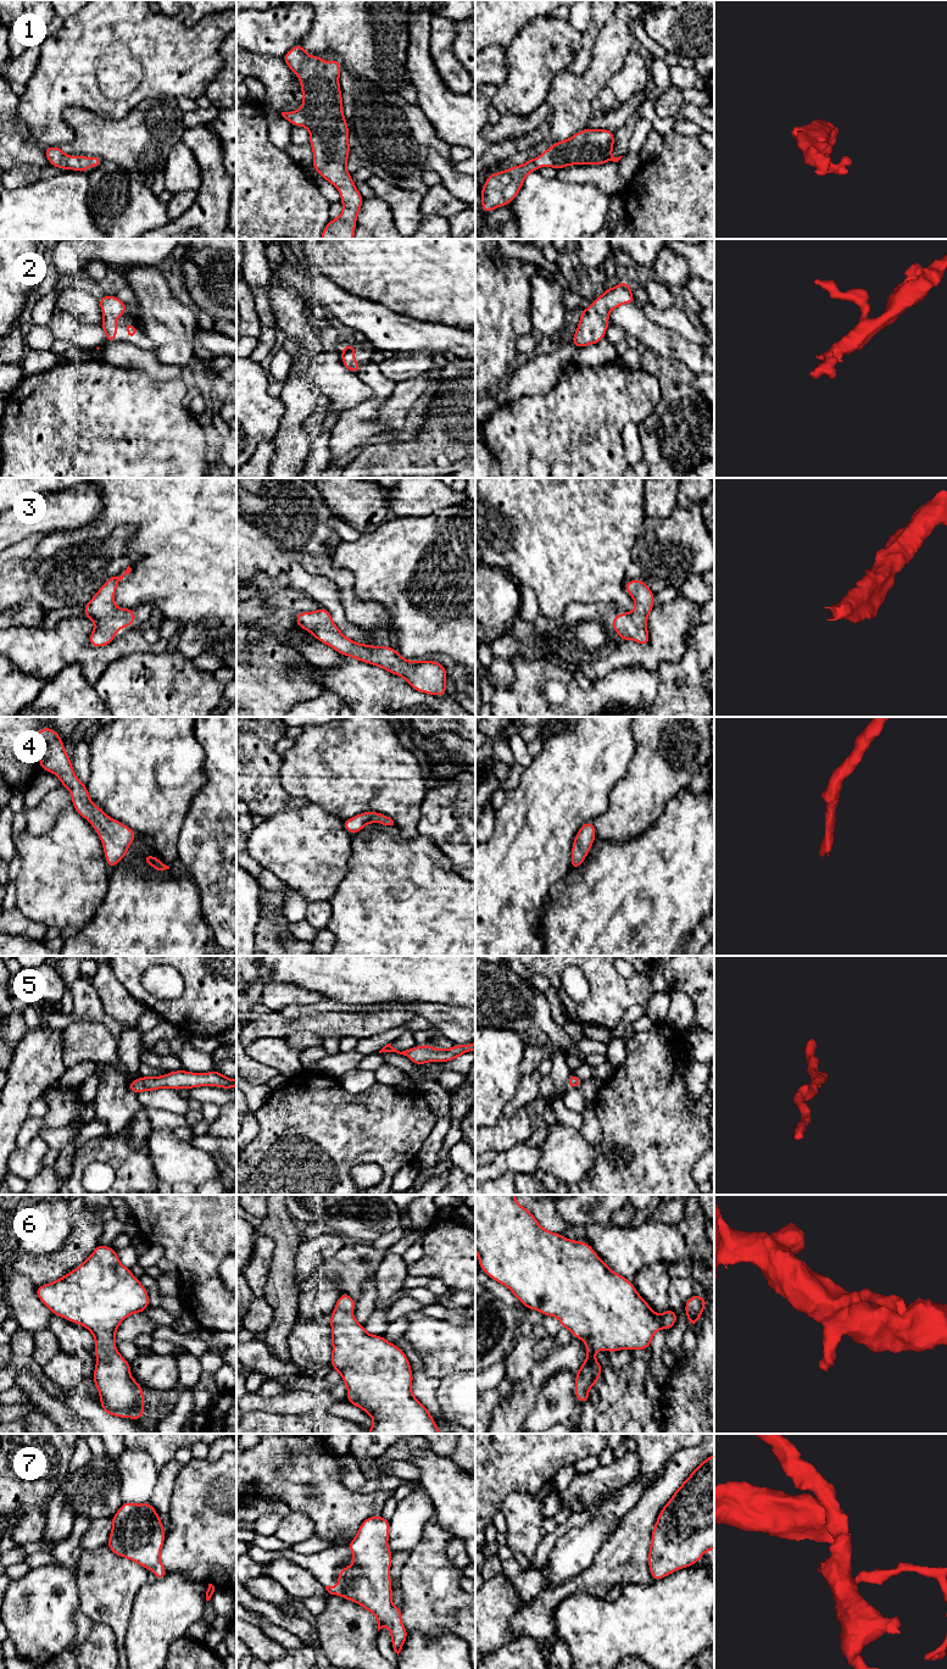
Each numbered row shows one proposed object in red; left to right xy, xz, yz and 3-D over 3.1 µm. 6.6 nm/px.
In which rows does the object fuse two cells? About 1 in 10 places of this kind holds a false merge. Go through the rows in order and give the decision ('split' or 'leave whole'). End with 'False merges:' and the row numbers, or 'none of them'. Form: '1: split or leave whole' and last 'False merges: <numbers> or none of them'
1: leave whole
2: leave whole
3: leave whole
4: leave whole
5: leave whole
6: leave whole
7: leave whole
False merges: none of them

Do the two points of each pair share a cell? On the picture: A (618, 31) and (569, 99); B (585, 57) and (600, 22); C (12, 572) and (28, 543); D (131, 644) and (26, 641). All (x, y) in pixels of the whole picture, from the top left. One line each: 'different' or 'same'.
A: same
B: same
C: same
D: same

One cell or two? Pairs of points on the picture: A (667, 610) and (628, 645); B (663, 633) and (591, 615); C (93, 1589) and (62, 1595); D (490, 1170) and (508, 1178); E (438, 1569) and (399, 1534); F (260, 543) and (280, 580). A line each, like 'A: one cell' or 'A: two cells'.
A: one cell
B: two cells
C: two cells
D: two cells
E: two cells
F: two cells

